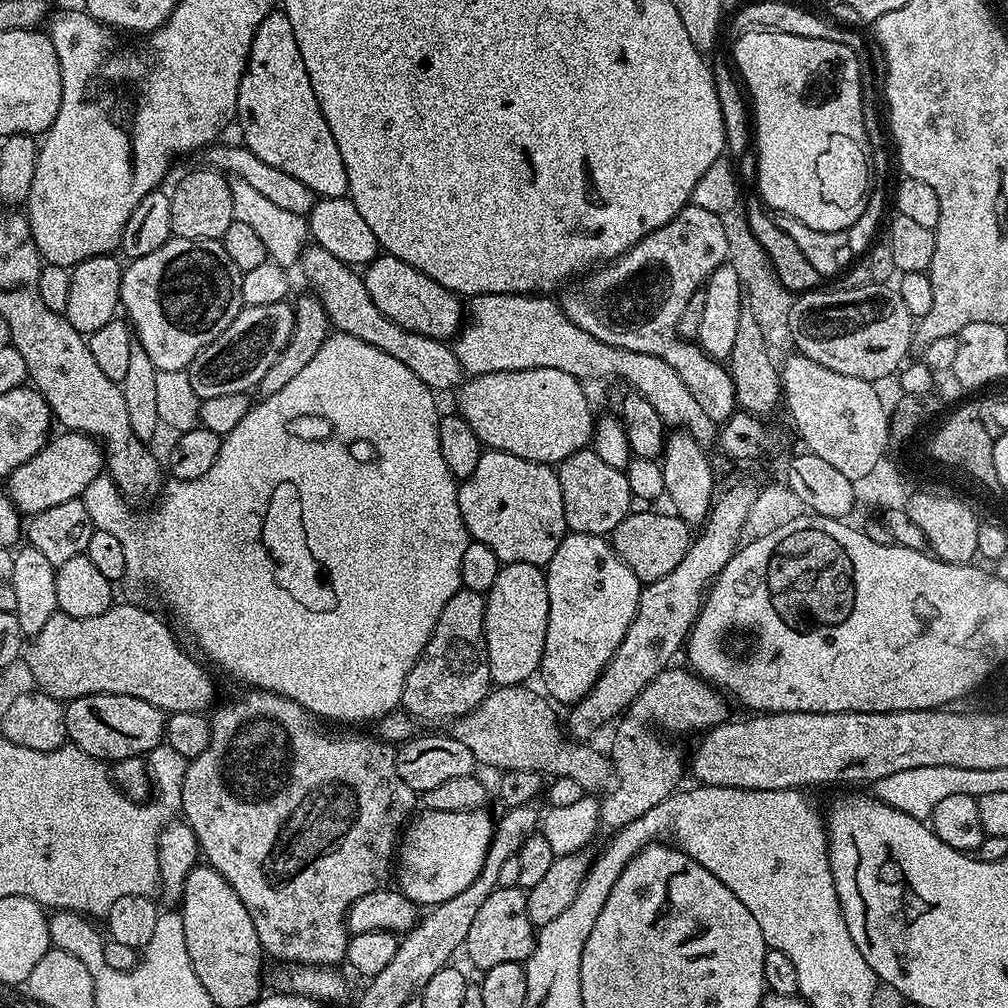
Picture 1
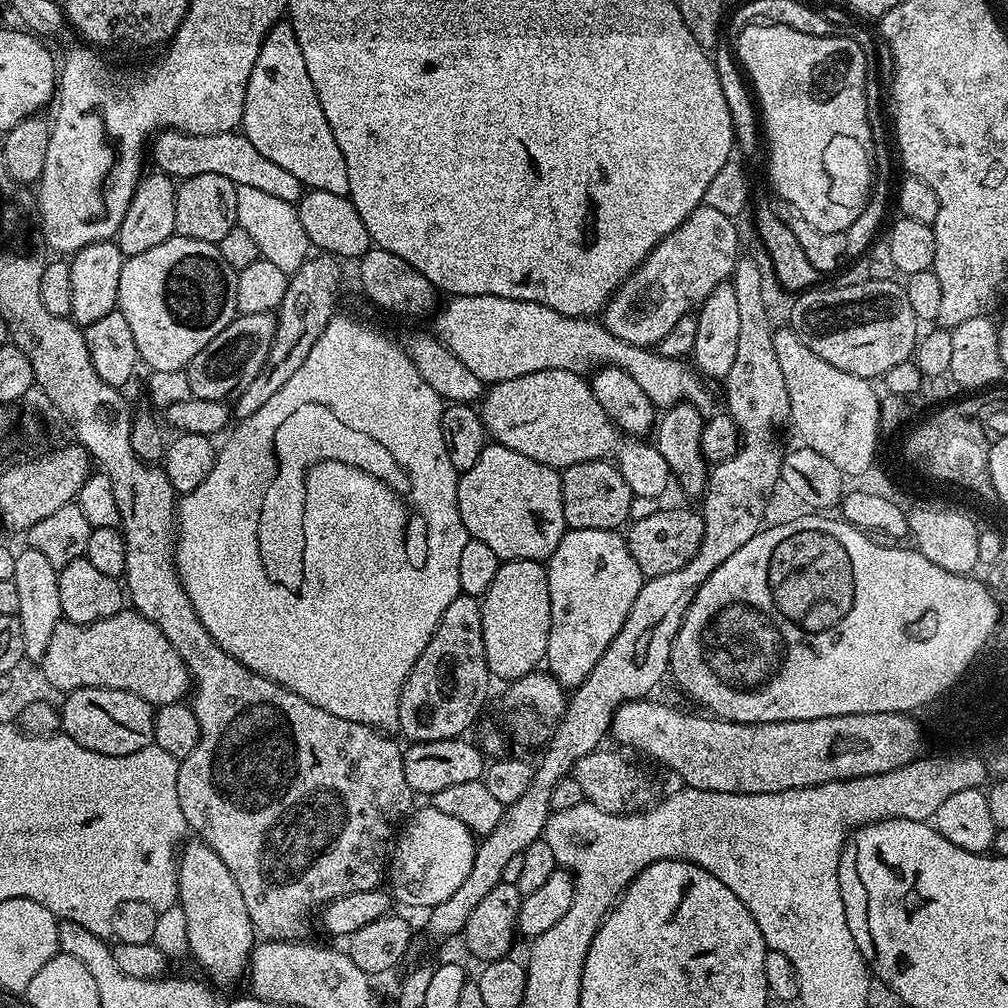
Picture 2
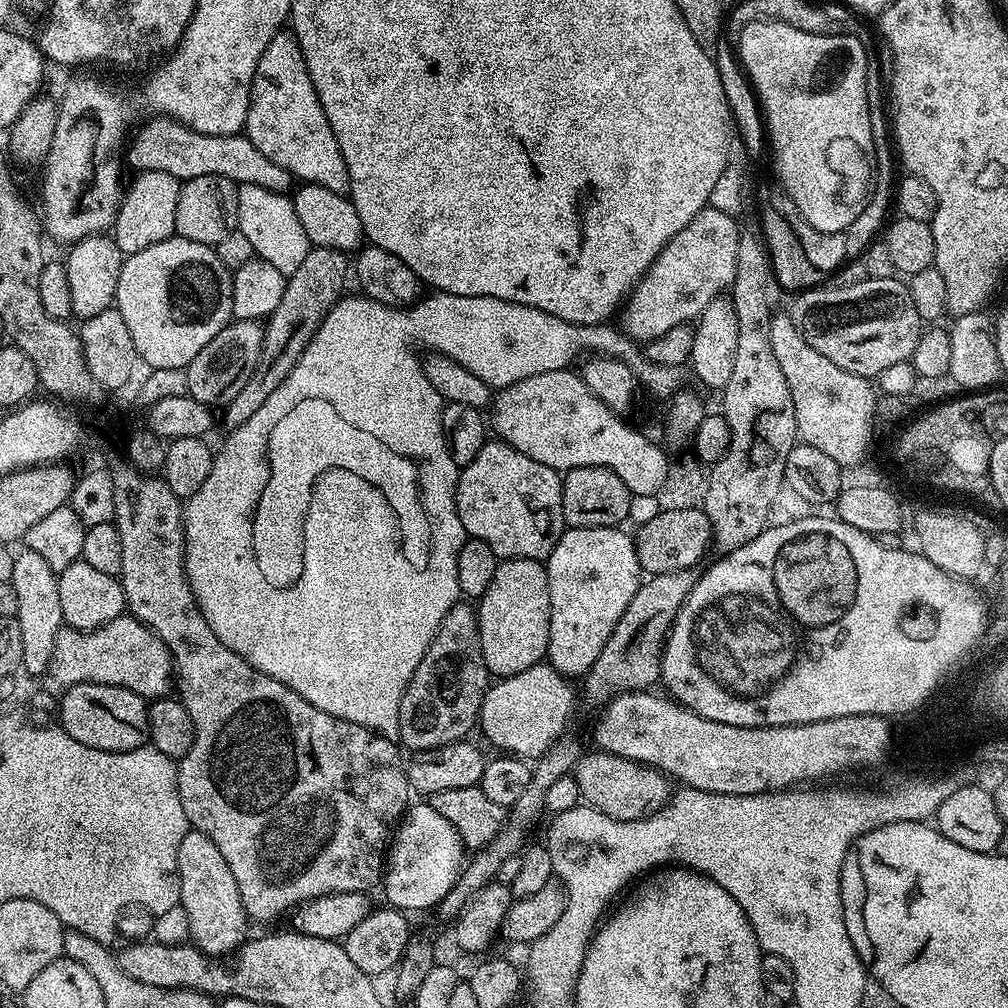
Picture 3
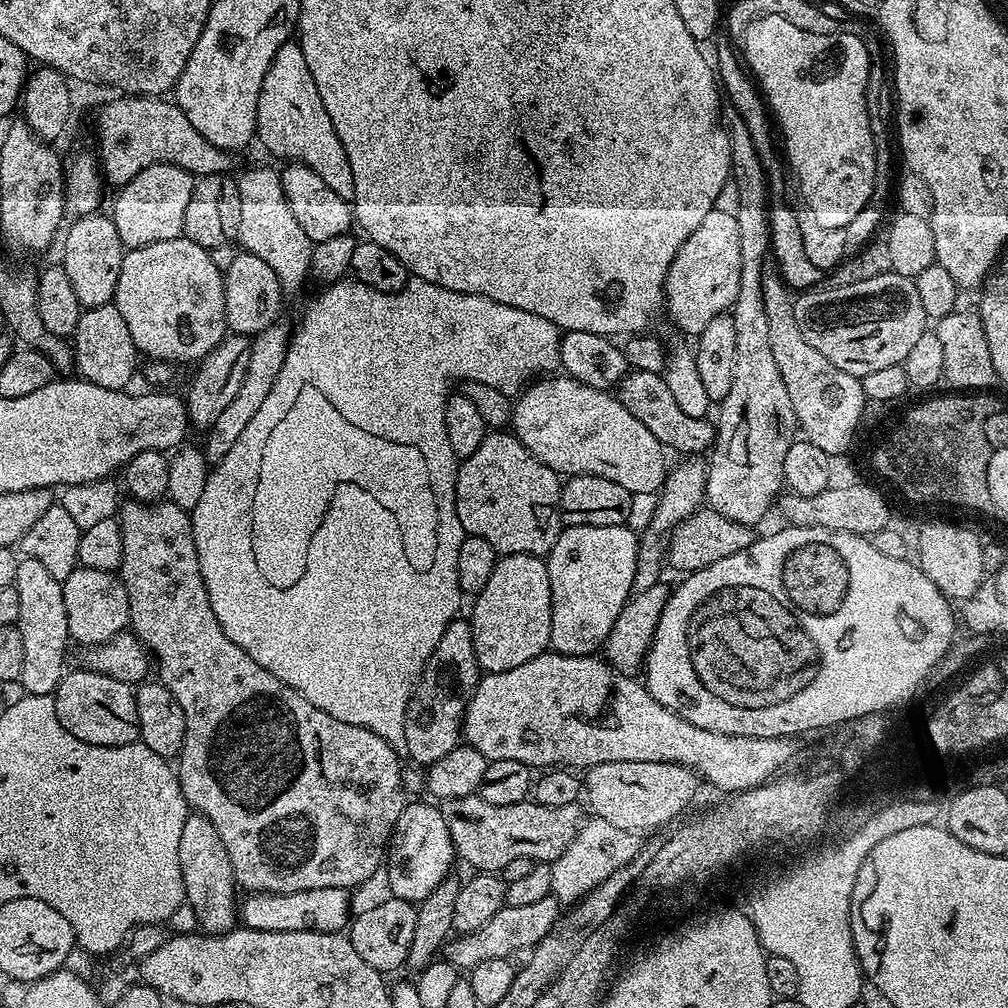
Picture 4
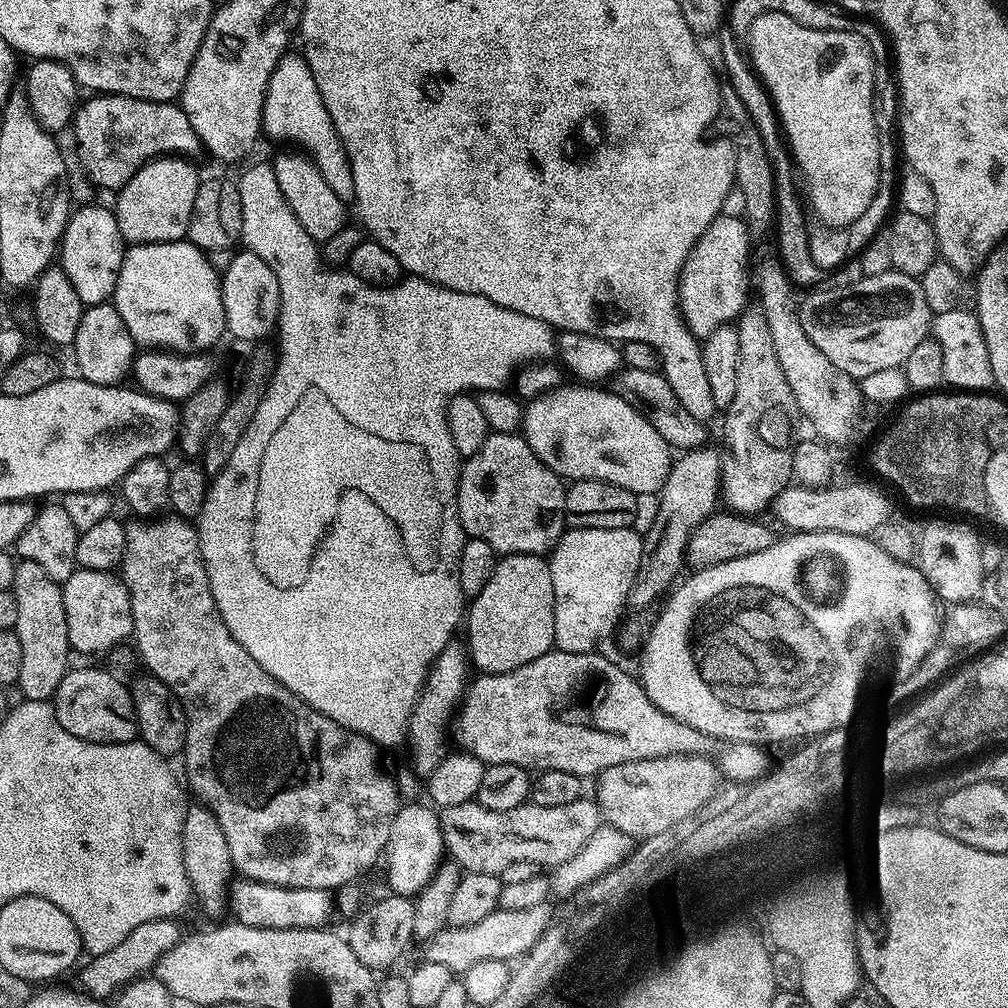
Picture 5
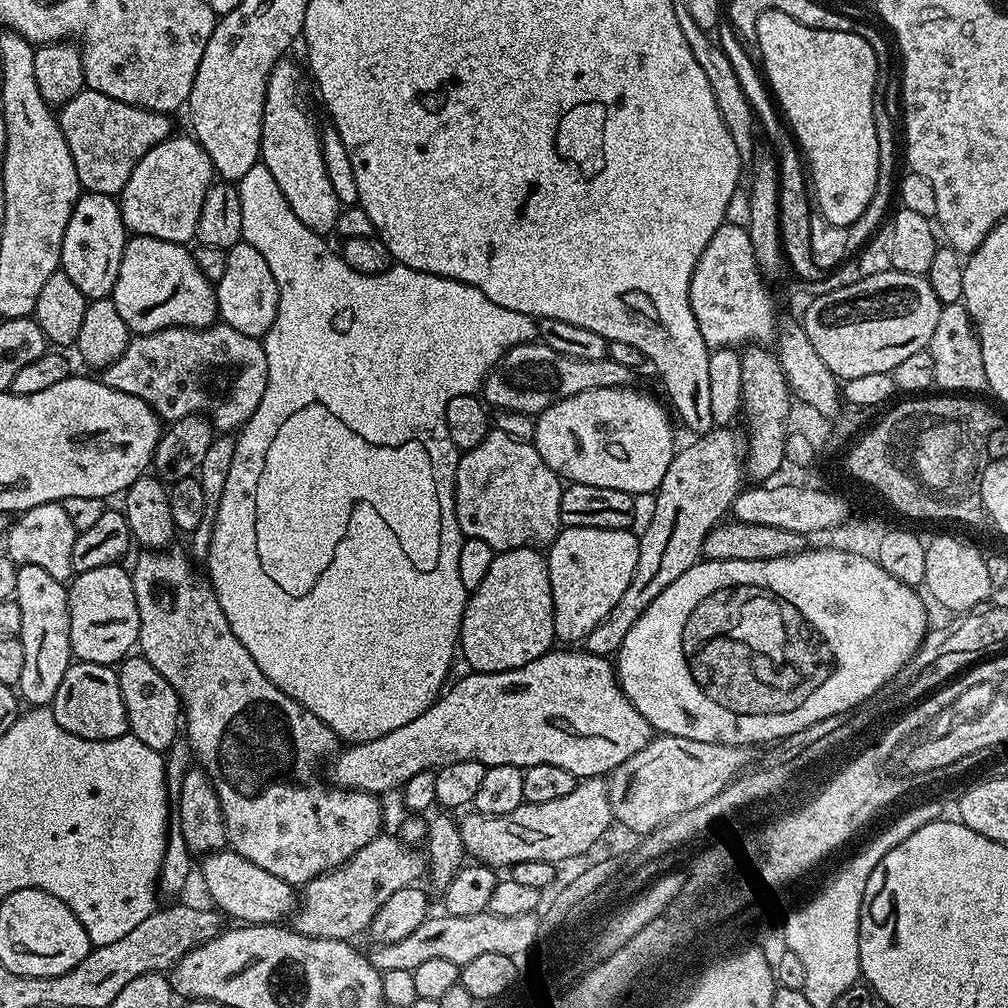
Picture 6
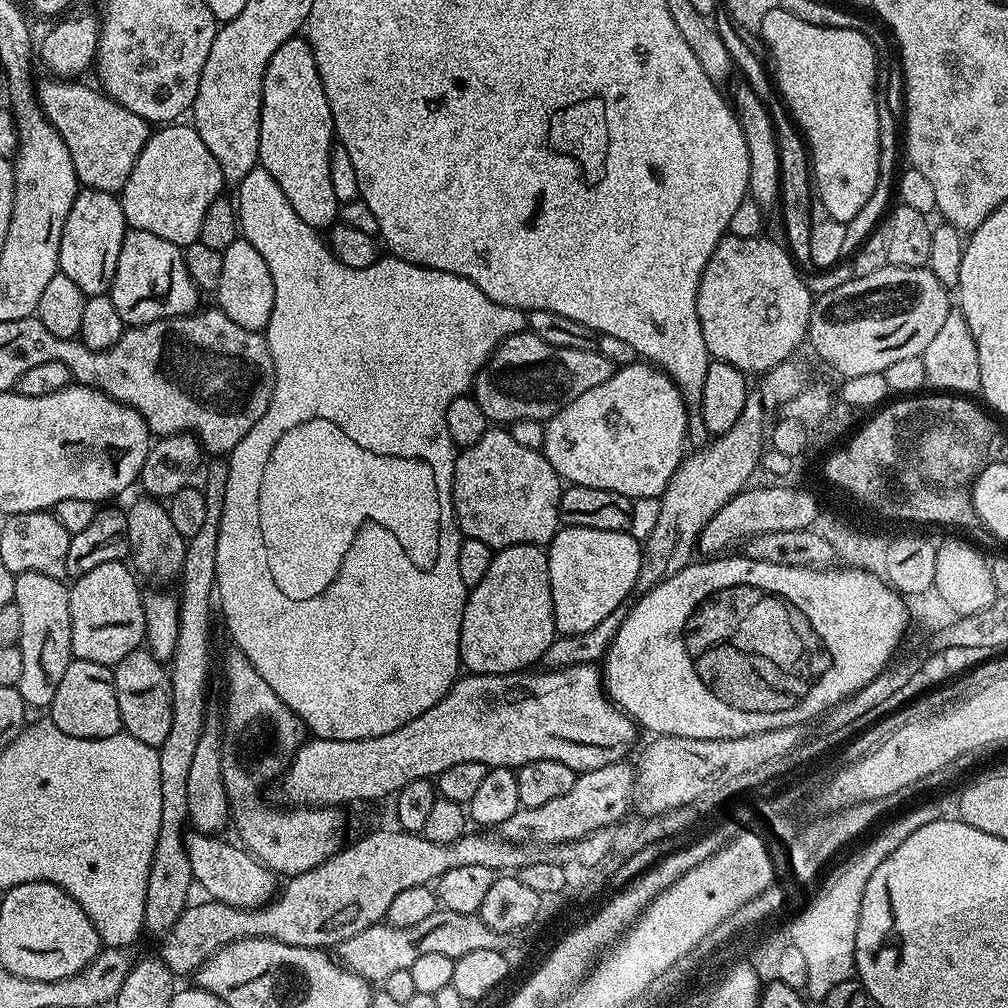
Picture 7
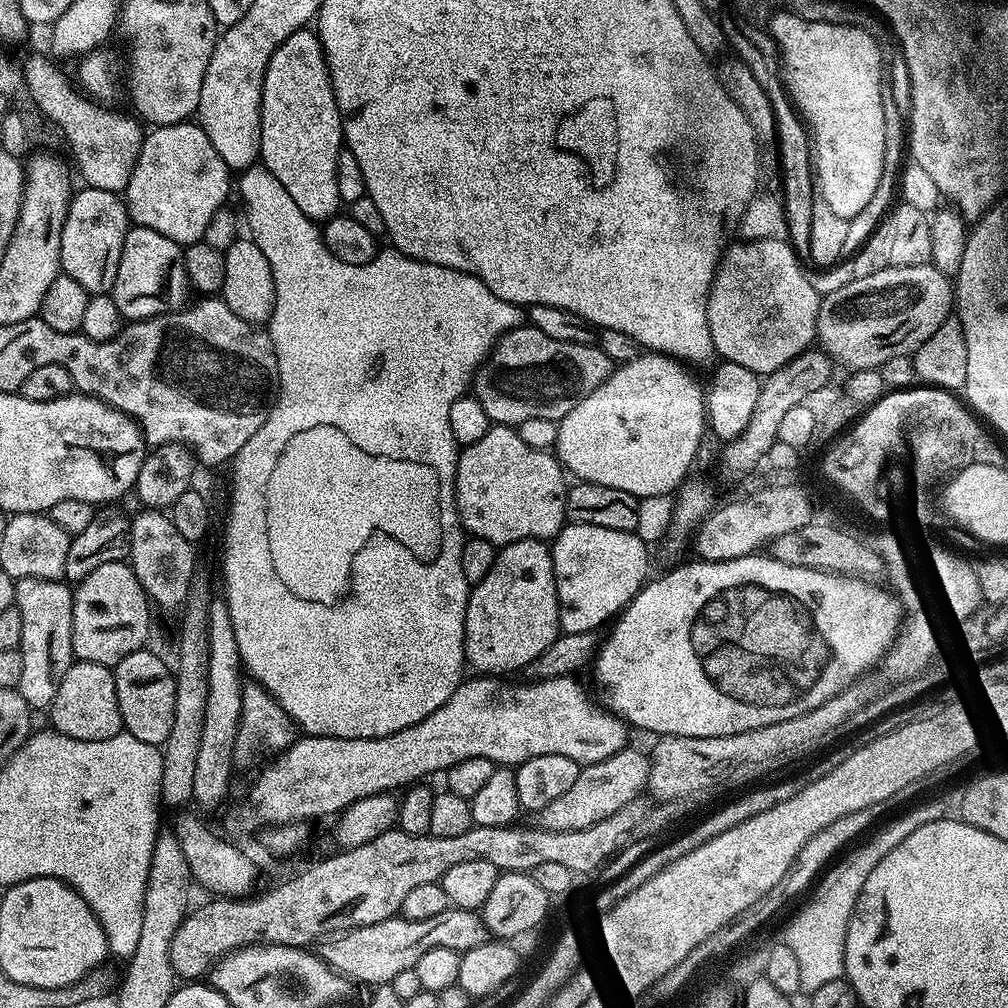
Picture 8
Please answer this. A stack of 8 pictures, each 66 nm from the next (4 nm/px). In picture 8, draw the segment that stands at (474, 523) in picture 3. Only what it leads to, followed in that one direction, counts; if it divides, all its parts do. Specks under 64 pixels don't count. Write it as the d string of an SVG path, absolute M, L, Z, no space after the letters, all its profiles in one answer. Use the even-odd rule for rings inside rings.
M498 424L488 429L487 434L482 438L478 438L478 442L467 445L456 457L456 513L460 516L461 525L468 536L477 536L486 542L503 546L505 544L513 544L519 540L543 540L551 541L560 529L566 523L564 515L564 507L566 506L566 498L568 497L569 481L564 481L566 477L565 469L562 467L555 455L548 450L534 450L530 446L526 446L526 442L522 442L519 431L515 427L507 424Z

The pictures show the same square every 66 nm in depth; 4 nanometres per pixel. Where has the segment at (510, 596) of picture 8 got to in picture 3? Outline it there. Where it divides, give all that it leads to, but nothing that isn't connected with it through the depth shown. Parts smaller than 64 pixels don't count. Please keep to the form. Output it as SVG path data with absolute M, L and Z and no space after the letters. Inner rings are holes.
M500 560L476 608L482 658L493 677L522 674L548 655L550 586L548 569L539 560Z

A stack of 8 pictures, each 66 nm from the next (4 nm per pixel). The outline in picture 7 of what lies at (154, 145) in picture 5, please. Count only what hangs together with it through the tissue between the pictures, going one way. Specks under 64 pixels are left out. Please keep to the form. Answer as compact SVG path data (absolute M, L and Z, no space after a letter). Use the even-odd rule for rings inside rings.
M47 79L36 84L36 100L44 117L52 123L54 130L58 130L62 142L66 142L77 181L84 188L113 194L123 192L130 170L134 170L134 162L138 162L138 154L142 154L148 141L148 121L138 118L138 114L126 110L103 91L80 84L84 82Z

